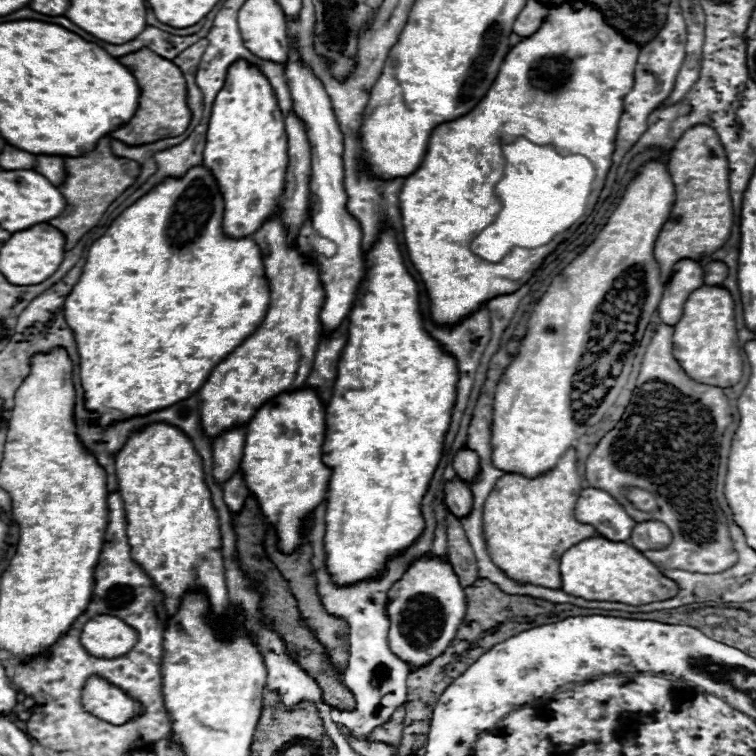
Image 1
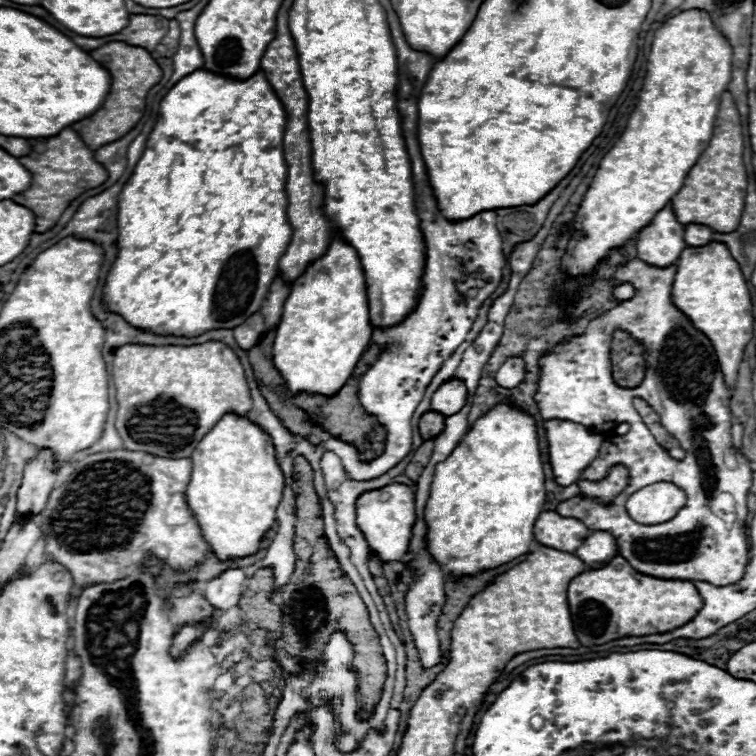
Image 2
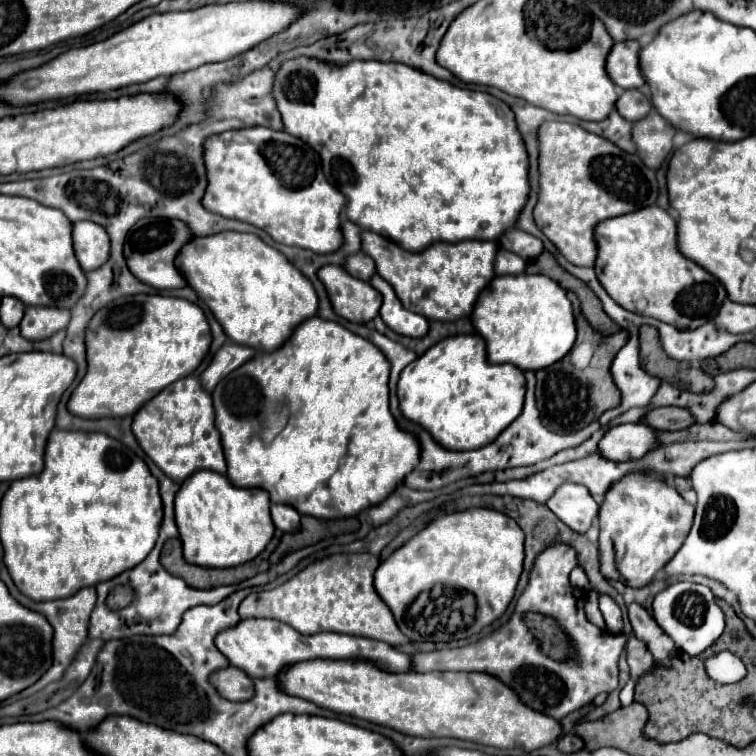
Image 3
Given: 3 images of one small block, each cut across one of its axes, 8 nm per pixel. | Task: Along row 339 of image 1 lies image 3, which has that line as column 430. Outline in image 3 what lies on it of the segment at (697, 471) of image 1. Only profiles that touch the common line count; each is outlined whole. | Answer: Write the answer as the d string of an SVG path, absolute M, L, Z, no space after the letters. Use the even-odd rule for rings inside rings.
M566 544L550 546L534 562L530 582L524 594L518 598L512 618L494 630L490 636L478 640L476 644L438 650L438 652L420 652L412 656L416 672L434 672L434 670L456 670L456 672L488 672L508 684L518 696L534 710L548 714L556 720L562 720L566 714L590 704L598 694L618 688L618 658L624 650L626 638L622 634L608 634L606 630L588 622L584 614L584 602L588 594L580 588L572 588L569 581L570 572L578 565L576 554ZM526 612L540 612L556 618L566 634L572 636L578 650L578 660L574 662L556 662L545 660L536 638L524 626Z

